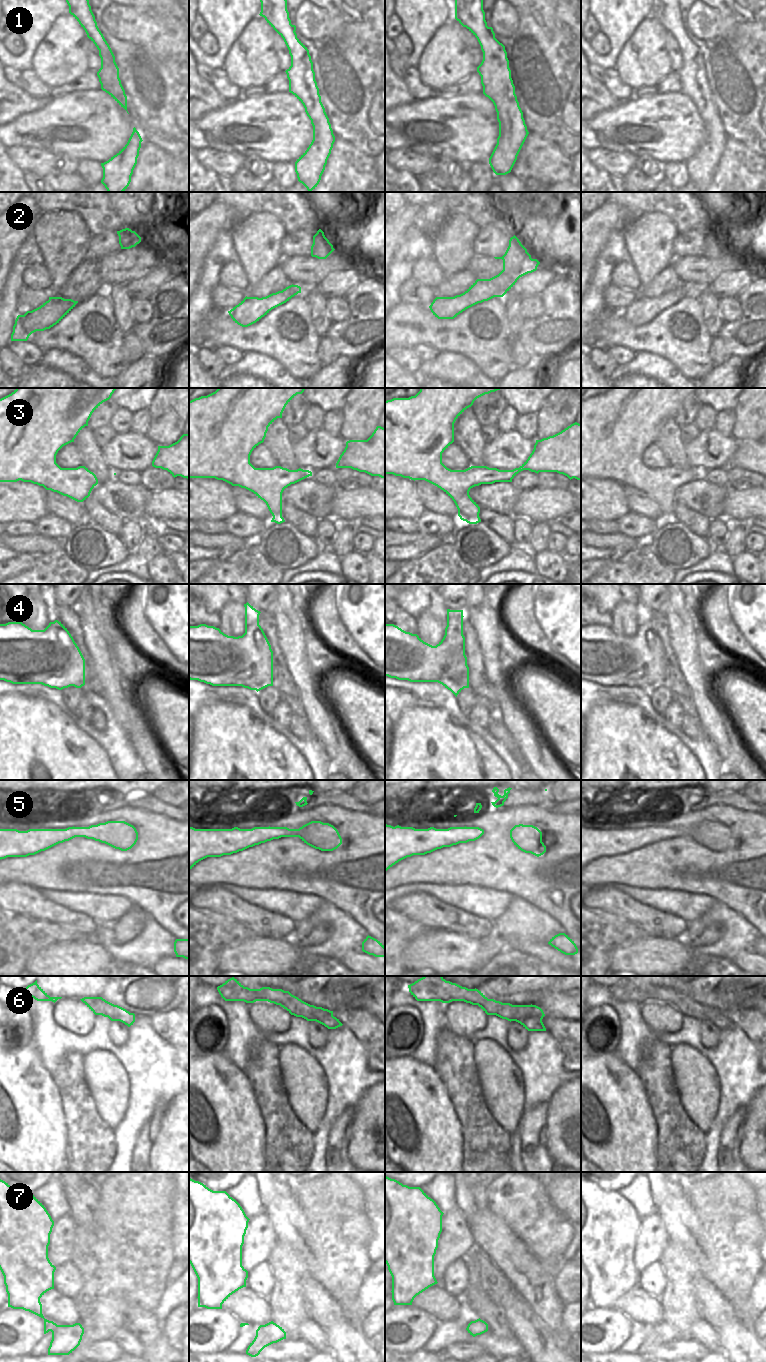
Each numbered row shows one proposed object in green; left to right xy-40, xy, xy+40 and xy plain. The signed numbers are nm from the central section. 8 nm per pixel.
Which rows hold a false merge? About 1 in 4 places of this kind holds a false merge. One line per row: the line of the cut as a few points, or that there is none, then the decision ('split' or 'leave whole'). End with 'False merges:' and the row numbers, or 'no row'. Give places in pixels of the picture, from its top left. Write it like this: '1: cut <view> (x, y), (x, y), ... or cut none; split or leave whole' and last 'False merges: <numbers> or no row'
1: cut none; leave whole
2: cut none; leave whole
3: cut none; leave whole
4: cut none; leave whole
5: cut none; leave whole
6: cut none; leave whole
7: cut none; leave whole
False merges: no row

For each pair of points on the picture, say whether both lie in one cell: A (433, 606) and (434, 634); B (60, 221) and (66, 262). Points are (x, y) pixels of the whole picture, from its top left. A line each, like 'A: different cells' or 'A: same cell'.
A: different cells
B: same cell

